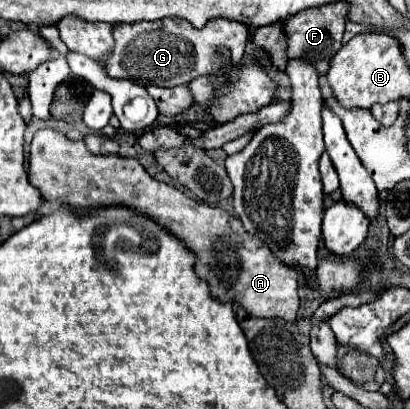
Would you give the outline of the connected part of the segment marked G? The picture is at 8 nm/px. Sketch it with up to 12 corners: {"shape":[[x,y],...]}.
{"shape":[[214,18],[112,26],[110,78],[182,86],[240,62],[248,28]]}

